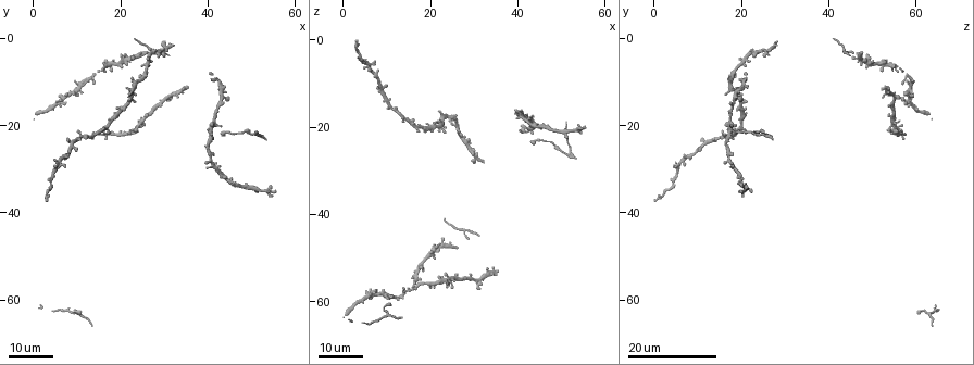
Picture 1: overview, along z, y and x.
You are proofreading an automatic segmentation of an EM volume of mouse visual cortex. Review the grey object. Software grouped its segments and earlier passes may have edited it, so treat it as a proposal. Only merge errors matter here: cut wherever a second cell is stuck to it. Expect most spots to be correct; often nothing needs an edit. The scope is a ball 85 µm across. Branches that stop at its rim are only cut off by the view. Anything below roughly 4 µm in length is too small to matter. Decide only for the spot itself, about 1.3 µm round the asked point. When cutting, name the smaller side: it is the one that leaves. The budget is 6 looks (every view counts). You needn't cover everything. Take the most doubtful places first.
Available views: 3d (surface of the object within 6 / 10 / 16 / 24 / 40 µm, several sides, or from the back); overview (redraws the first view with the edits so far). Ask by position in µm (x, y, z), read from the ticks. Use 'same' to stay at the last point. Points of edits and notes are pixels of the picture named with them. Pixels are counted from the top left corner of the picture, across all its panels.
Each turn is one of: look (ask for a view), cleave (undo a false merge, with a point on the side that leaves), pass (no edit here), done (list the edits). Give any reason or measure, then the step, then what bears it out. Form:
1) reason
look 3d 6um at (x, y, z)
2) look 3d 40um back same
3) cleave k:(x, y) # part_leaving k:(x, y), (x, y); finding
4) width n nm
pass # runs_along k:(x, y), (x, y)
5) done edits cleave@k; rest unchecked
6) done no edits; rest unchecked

look 3d 24um at (17.0, 22.0, 56.5)

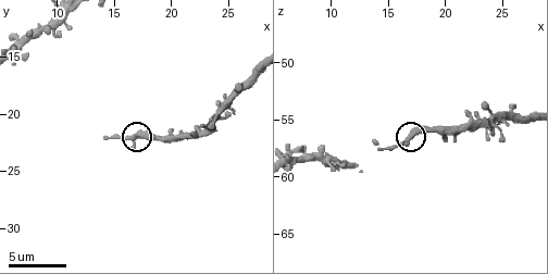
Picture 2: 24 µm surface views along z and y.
look 3d 10um at (16.6, 22.4, 57.0)

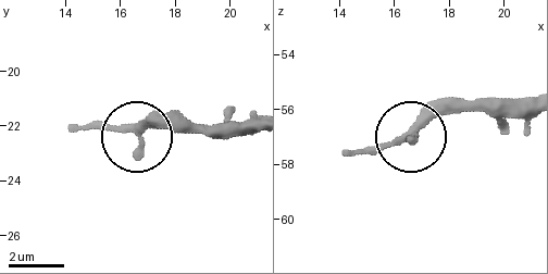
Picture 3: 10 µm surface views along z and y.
pass # continuous, no second cell

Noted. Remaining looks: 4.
look 3d 16um at (6.8, 15.0, 57.8)

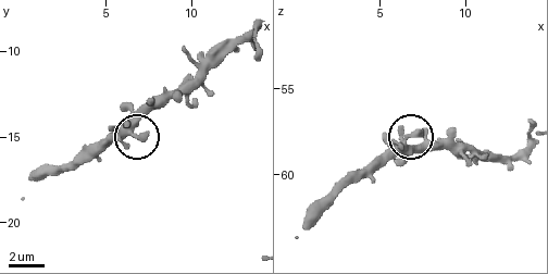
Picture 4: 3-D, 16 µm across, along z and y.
width 310 nm
pass # one cell here

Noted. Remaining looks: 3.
three arms meet
look 3d 24um at (4.0, 33.5, 4.0)

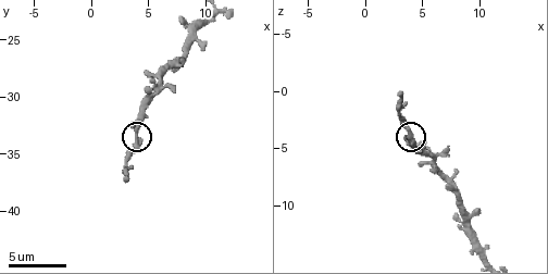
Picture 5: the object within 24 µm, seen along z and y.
closer look
look 3d 6um same

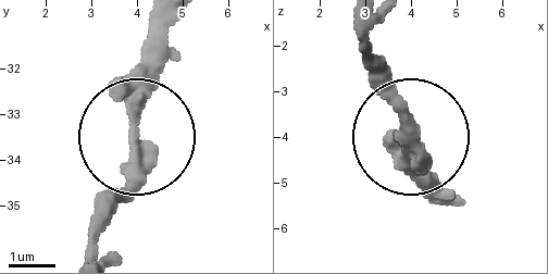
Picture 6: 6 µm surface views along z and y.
width 300 nm
pass # runs_along 6:(178, 21), (135, 126), (135, 181), (103, 220), (100, 251); continuous, no second cell

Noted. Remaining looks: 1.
done no edits; rest unchecked

